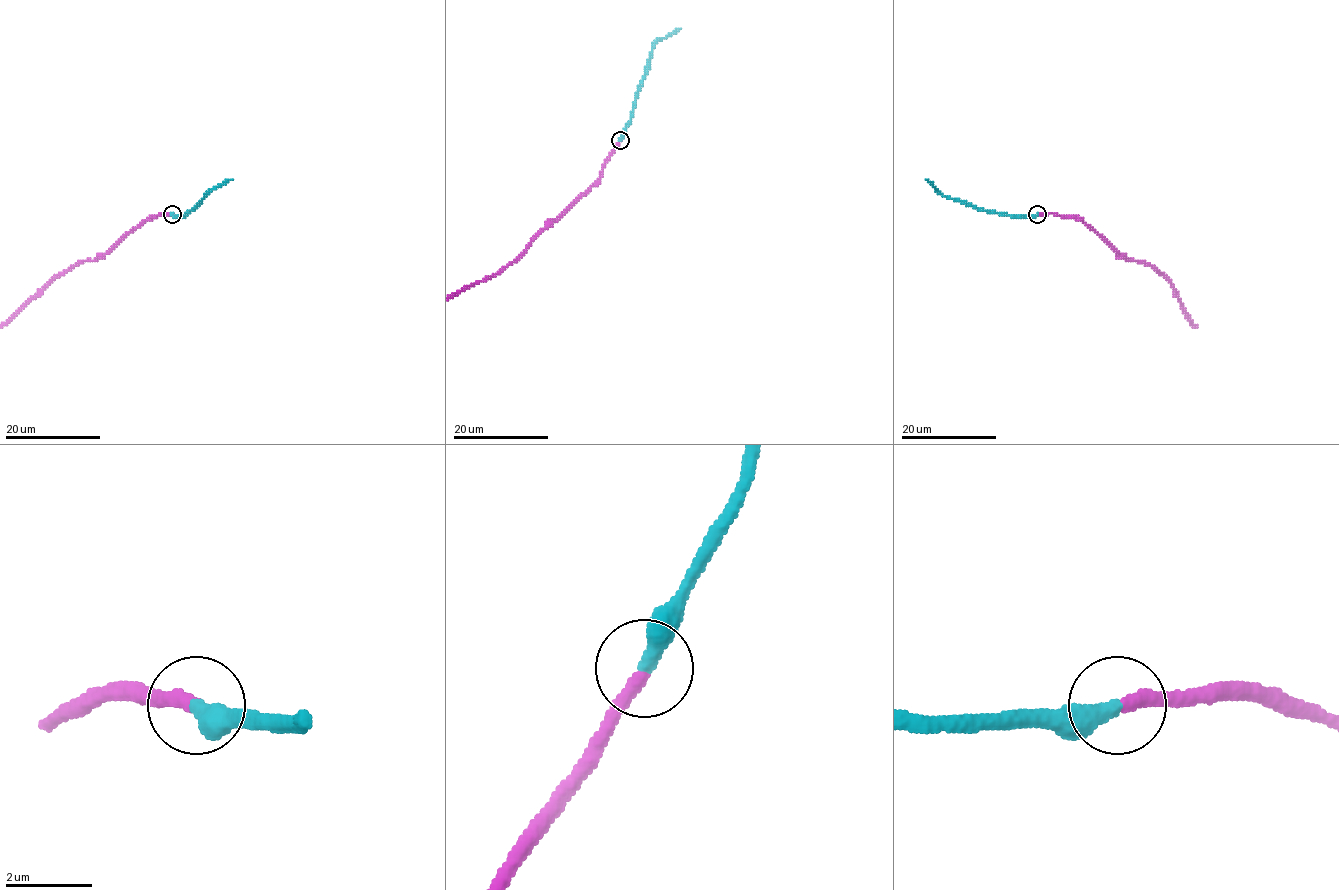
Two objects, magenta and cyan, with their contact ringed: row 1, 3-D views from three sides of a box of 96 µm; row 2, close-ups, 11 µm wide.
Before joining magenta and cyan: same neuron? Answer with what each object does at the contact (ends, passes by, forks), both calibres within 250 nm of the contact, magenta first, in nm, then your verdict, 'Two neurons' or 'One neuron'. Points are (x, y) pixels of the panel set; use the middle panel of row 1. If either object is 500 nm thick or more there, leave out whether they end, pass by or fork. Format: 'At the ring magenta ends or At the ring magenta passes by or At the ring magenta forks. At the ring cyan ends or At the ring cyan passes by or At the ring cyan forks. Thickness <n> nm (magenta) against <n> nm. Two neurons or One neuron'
At the ring magenta ends. At the ring cyan ends. Thickness 360 nm (magenta) against 400 nm. One neuron

